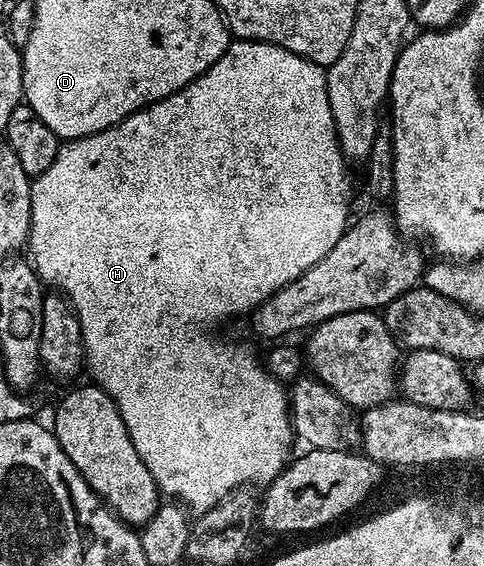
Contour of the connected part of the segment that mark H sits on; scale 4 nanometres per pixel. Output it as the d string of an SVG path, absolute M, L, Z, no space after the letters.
M237 39L230 42L229 48L225 51L223 57L219 57L219 61L215 61L215 65L211 65L211 69L207 69L199 77L195 77L195 81L191 81L183 89L179 89L173 95L169 95L166 99L160 99L159 102L153 103L150 107L145 107L141 111L131 113L123 121L119 121L113 127L103 129L94 135L84 135L82 139L70 139L64 145L58 146L57 156L51 165L51 169L47 169L42 175L36 176L30 182L31 189L31 221L29 222L29 241L28 246L33 247L33 257L31 263L36 270L38 278L42 284L48 285L50 288L56 289L60 294L64 295L69 303L75 309L75 313L79 317L79 325L83 333L83 341L85 342L85 357L87 360L88 374L93 374L92 382L98 387L102 387L107 394L115 401L115 405L119 409L119 413L123 417L123 421L127 425L127 433L131 437L131 441L135 445L135 453L139 453L139 457L143 457L143 465L147 465L147 469L151 473L151 477L155 477L158 488L166 496L172 497L178 504L184 505L191 509L194 507L197 513L212 509L217 503L223 501L228 494L236 490L237 487L246 485L268 485L272 483L275 476L280 471L285 470L290 462L289 446L295 443L293 434L293 422L289 419L289 396L287 387L276 376L269 371L268 366L264 362L257 360L257 355L253 351L248 351L245 347L205 347L205 335L201 332L201 326L204 323L217 323L220 319L229 319L232 315L241 315L252 313L257 310L258 305L263 301L267 301L279 289L283 289L291 281L295 281L307 269L311 269L311 265L315 265L319 261L323 261L323 257L327 257L327 253L331 253L331 249L335 249L335 241L339 241L339 237L343 237L347 228L350 226L349 219L349 202L353 199L353 183L349 180L349 167L347 158L341 151L340 141L337 139L336 123L332 119L331 101L327 97L327 71L326 68L313 63L309 59L305 59L301 55L291 53L287 49L283 49L274 43L261 43L257 39Z

